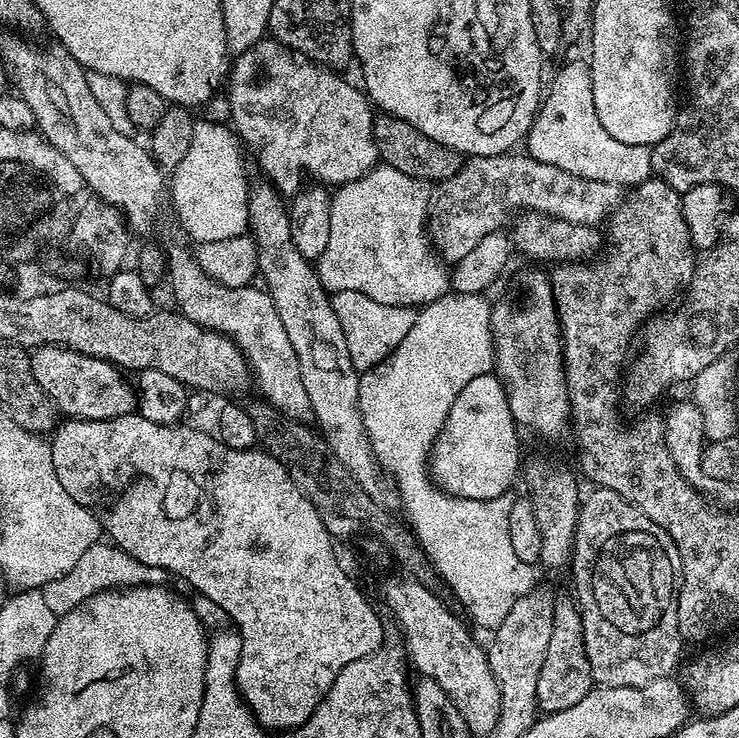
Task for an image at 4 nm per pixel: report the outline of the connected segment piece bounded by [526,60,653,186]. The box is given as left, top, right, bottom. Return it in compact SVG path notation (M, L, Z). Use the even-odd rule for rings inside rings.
M572 60L557 70L552 85L549 88L547 85L543 93L540 110L532 120L532 129L526 137L527 144L527 155L533 156L538 162L546 162L546 166L558 166L558 170L566 170L575 176L590 178L598 182L635 186L653 175L651 147L630 146L626 142L618 142L618 138L610 138L610 134L602 130L602 122L598 122L598 114L594 110L592 70L585 61L583 64L580 60Z

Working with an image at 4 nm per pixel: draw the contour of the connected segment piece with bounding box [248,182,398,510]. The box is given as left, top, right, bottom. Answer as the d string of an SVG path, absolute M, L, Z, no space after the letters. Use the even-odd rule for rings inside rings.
M253 183L248 189L248 223L250 235L257 245L257 266L266 291L272 297L282 318L282 326L290 338L290 346L298 354L302 382L310 394L315 423L328 448L350 470L358 484L382 506L395 509L398 504L396 483L376 459L375 450L364 428L359 410L359 382L361 373L350 362L346 348L346 334L338 314L332 306L332 296L320 281L313 261L299 252L291 233L289 205L273 184ZM318 423L320 424L318 424ZM396 504L396 506L395 506Z

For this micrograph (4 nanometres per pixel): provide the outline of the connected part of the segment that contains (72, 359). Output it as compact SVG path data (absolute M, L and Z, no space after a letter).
M43 344L31 353L31 358L38 386L46 390L48 397L65 417L78 420L113 420L129 415L137 407L137 393L130 387L129 381L127 384L120 377L123 376L121 369L108 360L62 348L59 344Z

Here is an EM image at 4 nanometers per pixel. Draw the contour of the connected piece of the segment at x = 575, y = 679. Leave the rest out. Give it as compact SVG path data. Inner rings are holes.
M557 595L555 602L556 610L552 619L550 647L546 649L546 662L542 662L542 670L538 670L536 706L544 714L570 710L570 706L582 702L582 698L586 698L586 694L594 687L590 662L586 658L579 607L571 595Z

